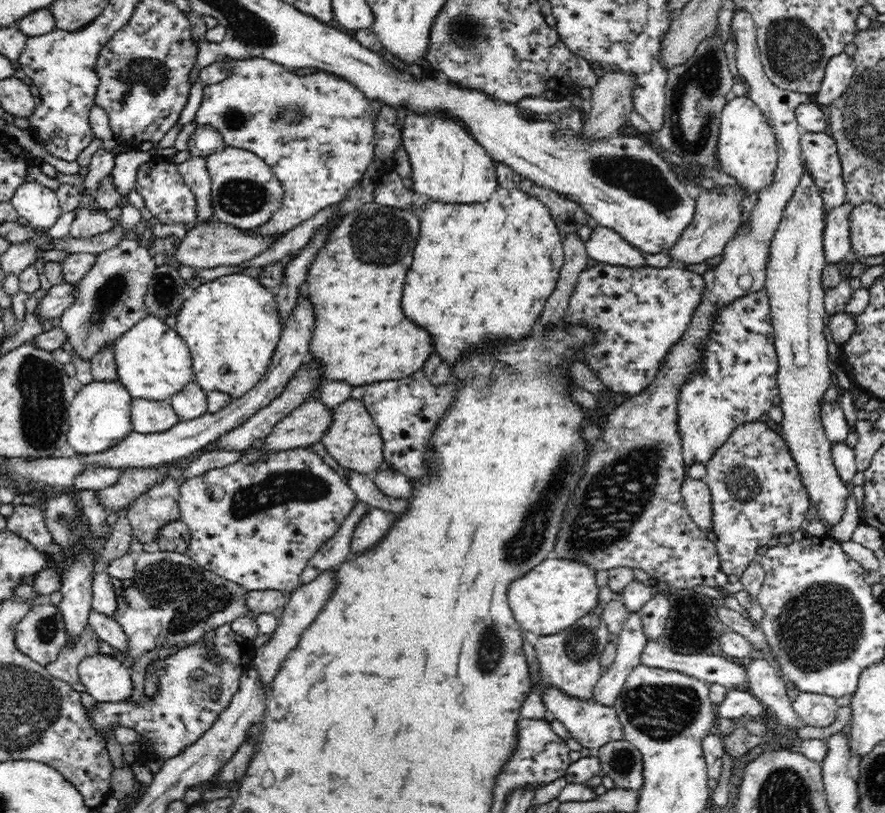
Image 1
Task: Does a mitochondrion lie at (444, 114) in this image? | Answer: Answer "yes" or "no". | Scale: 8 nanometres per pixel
no

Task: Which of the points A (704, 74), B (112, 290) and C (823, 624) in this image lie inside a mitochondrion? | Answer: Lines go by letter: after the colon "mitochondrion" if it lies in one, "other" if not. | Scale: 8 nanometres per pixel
A: mitochondrion
B: mitochondrion
C: mitochondrion

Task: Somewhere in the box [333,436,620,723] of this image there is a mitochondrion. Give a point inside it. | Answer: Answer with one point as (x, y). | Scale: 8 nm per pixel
(525, 543)

